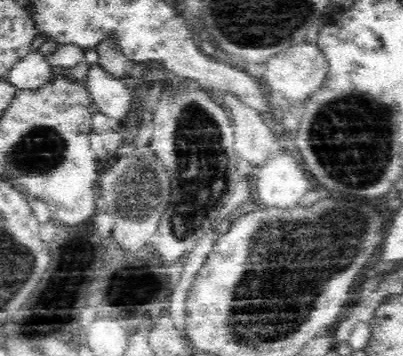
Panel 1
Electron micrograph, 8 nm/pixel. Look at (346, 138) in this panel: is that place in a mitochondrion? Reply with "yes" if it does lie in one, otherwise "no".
yes

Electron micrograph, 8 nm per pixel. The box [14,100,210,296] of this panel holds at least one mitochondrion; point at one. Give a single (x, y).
(138, 190)

